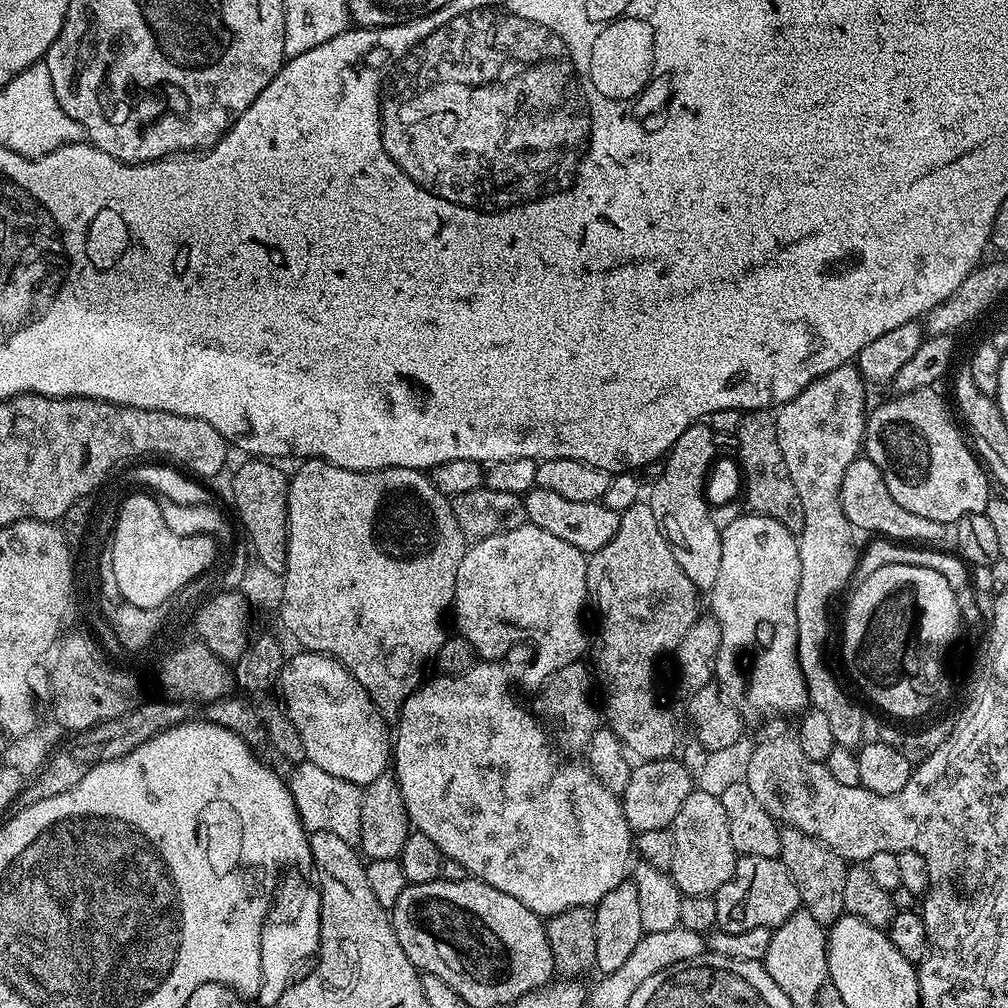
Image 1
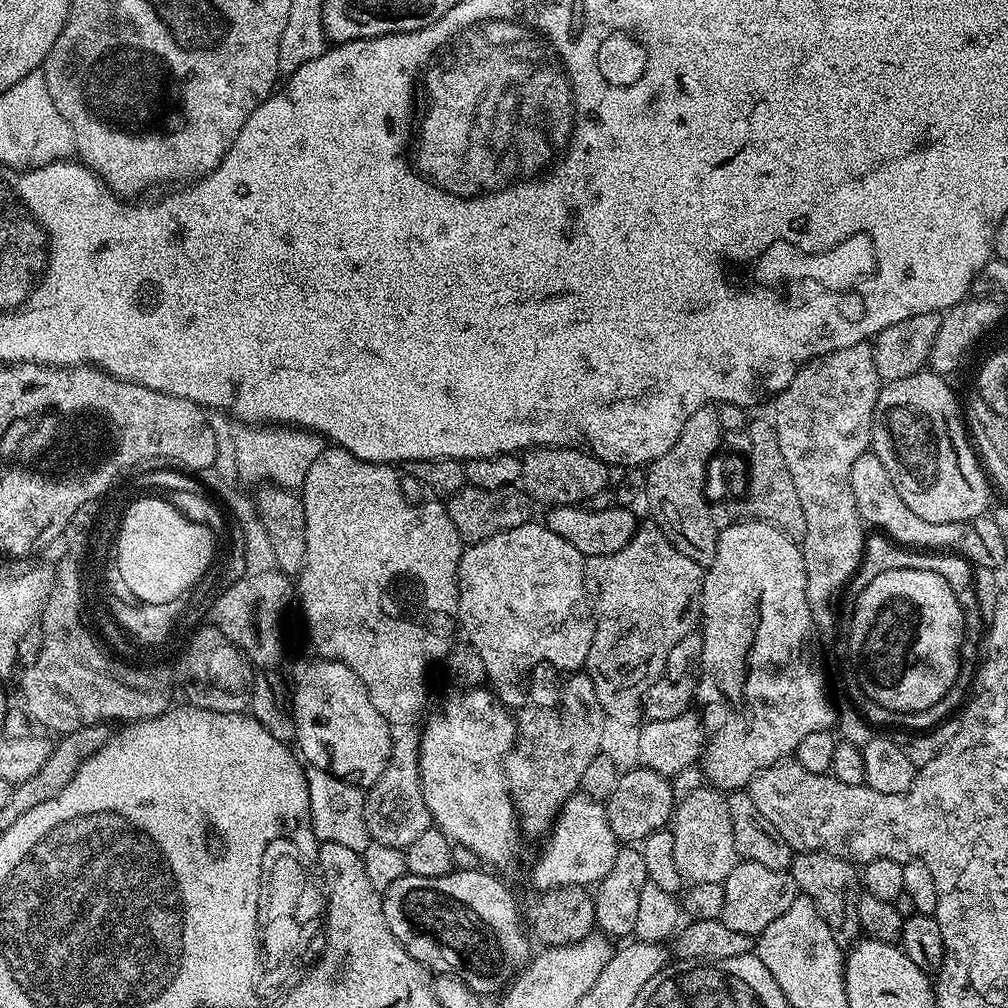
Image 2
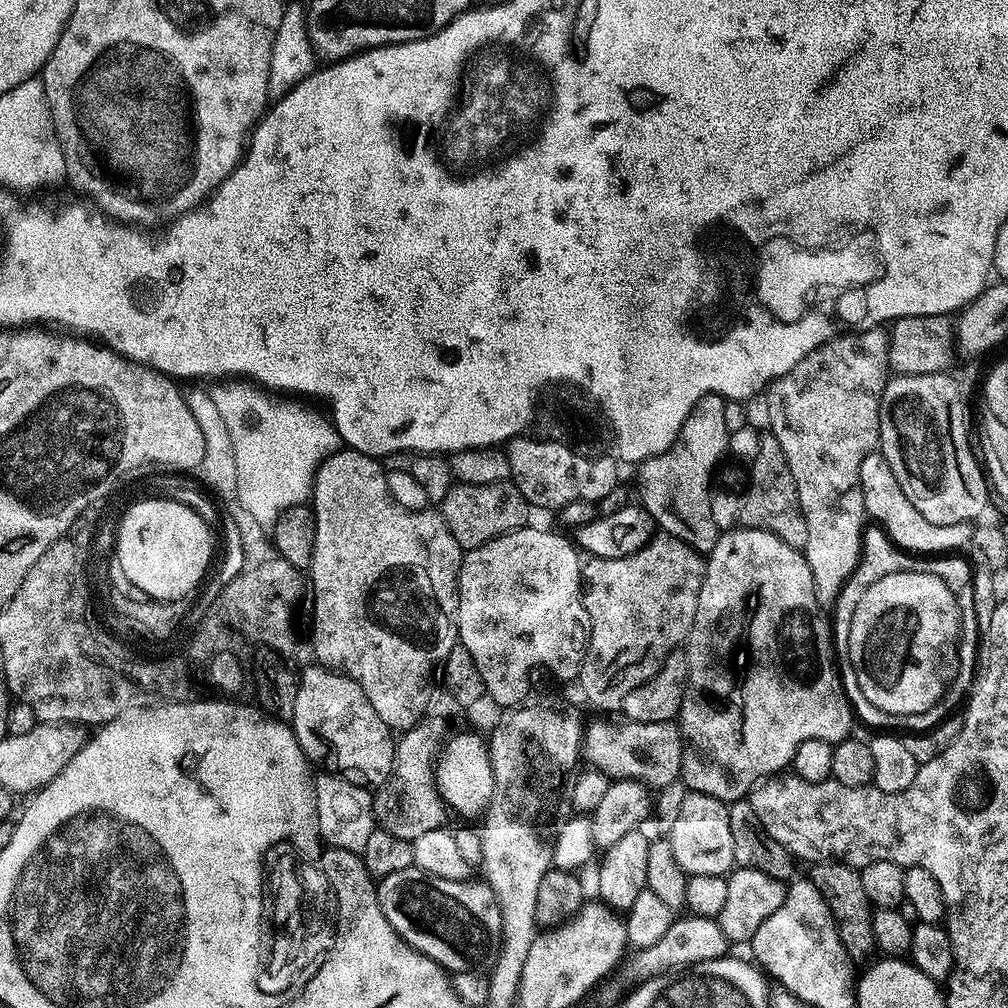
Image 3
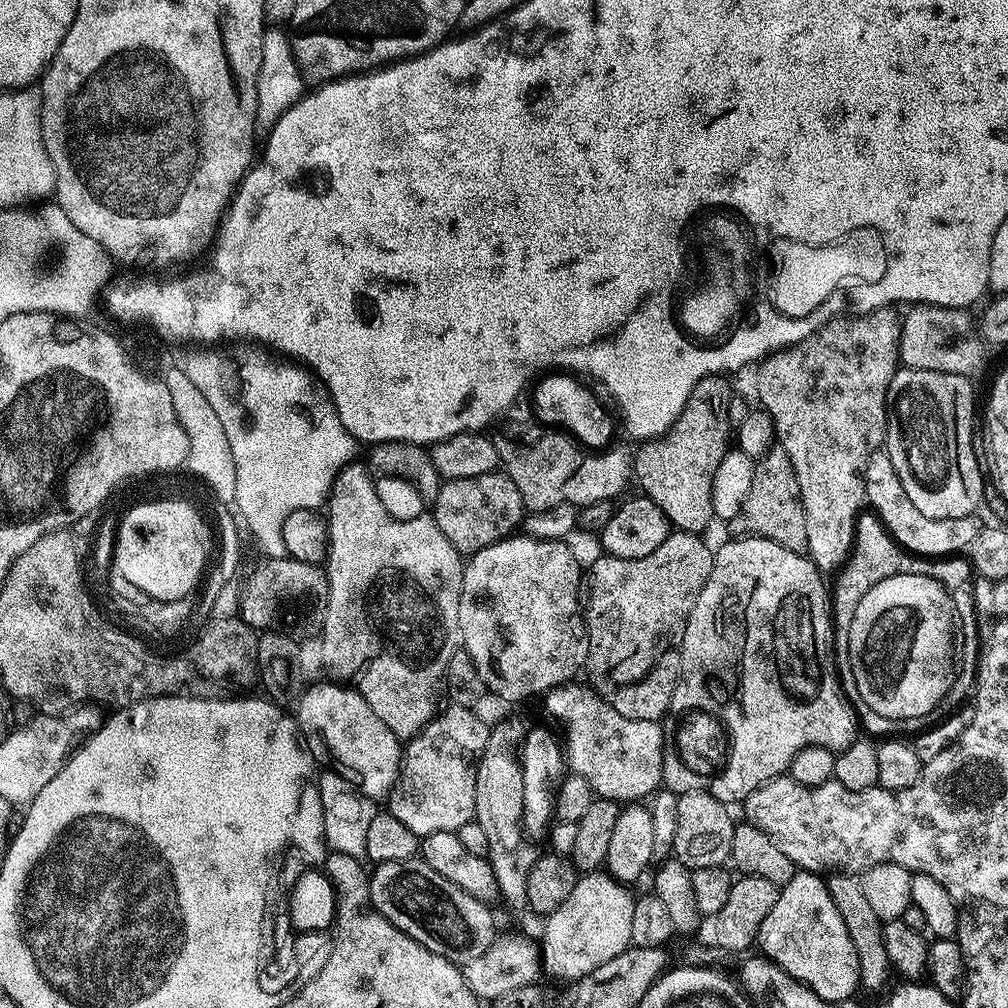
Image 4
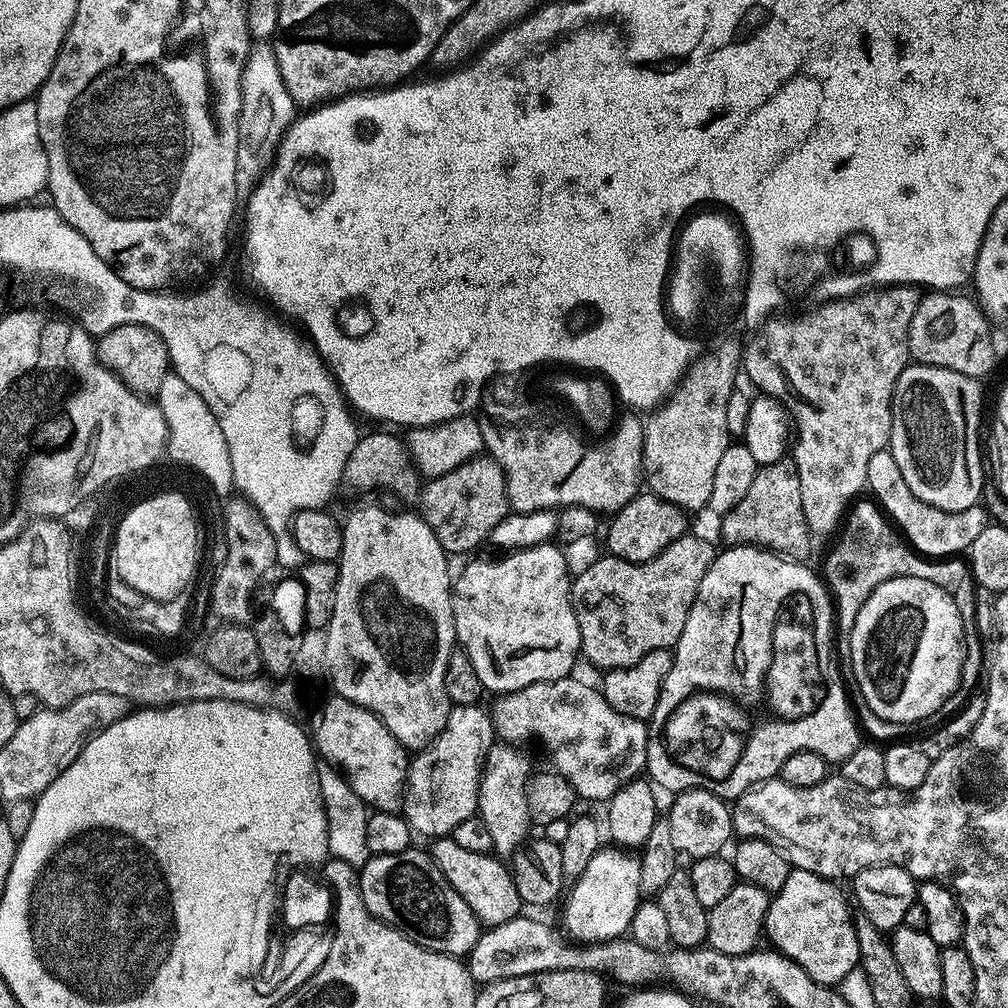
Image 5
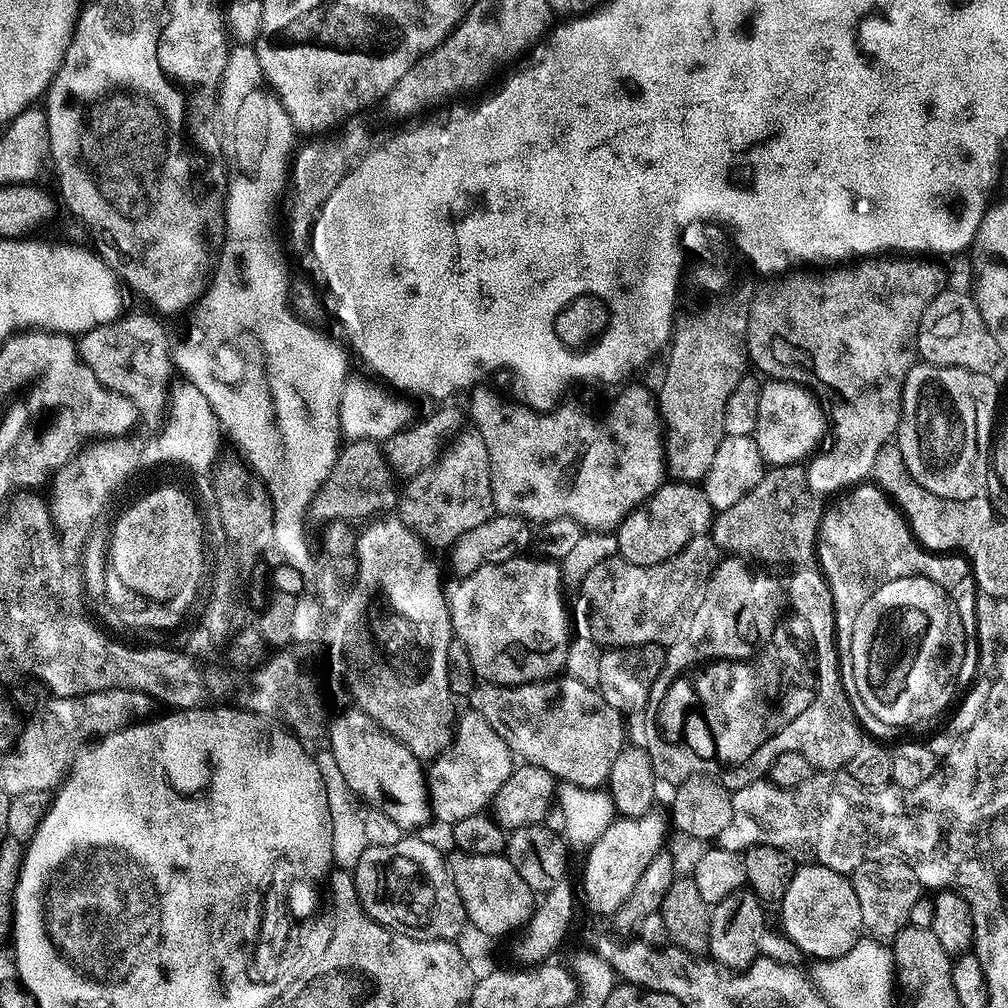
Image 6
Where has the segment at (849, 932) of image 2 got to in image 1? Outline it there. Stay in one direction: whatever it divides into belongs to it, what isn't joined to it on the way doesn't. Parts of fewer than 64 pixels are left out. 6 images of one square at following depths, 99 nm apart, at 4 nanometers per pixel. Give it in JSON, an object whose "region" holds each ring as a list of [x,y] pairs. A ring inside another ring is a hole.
{"region":[[[781,827],[780,841],[782,850],[778,859],[790,870],[790,878],[794,878],[794,886],[798,886],[798,894],[803,911],[809,912],[818,923],[831,926],[845,915],[842,893],[846,887],[846,874],[849,865],[837,852],[831,852],[825,844],[808,836],[802,830]]]}

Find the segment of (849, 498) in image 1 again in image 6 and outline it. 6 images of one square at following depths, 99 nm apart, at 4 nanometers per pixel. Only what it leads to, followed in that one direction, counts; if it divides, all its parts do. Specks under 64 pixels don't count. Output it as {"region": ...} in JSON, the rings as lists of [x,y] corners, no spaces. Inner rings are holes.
{"region":[[[895,442],[883,444],[874,454],[874,466],[871,479],[885,494],[892,497],[897,508],[903,512],[905,519],[914,535],[925,549],[937,554],[947,553],[949,550],[960,550],[967,546],[979,534],[986,530],[986,526],[993,523],[994,511],[991,502],[984,494],[969,500],[951,500],[942,498],[938,494],[930,494],[906,470],[900,448]]]}

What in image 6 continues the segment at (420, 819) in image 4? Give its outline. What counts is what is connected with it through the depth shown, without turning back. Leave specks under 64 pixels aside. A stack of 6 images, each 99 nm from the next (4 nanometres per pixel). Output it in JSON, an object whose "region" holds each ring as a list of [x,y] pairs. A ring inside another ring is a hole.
{"region":[[[471,710],[465,711],[456,721],[456,730],[452,744],[444,751],[443,756],[431,761],[426,768],[426,783],[428,785],[428,803],[432,805],[433,817],[441,820],[445,826],[456,824],[460,819],[483,813],[491,805],[493,798],[502,790],[502,782],[510,778],[514,767],[514,757],[506,742],[494,734],[490,722],[482,718],[482,714]]]}

